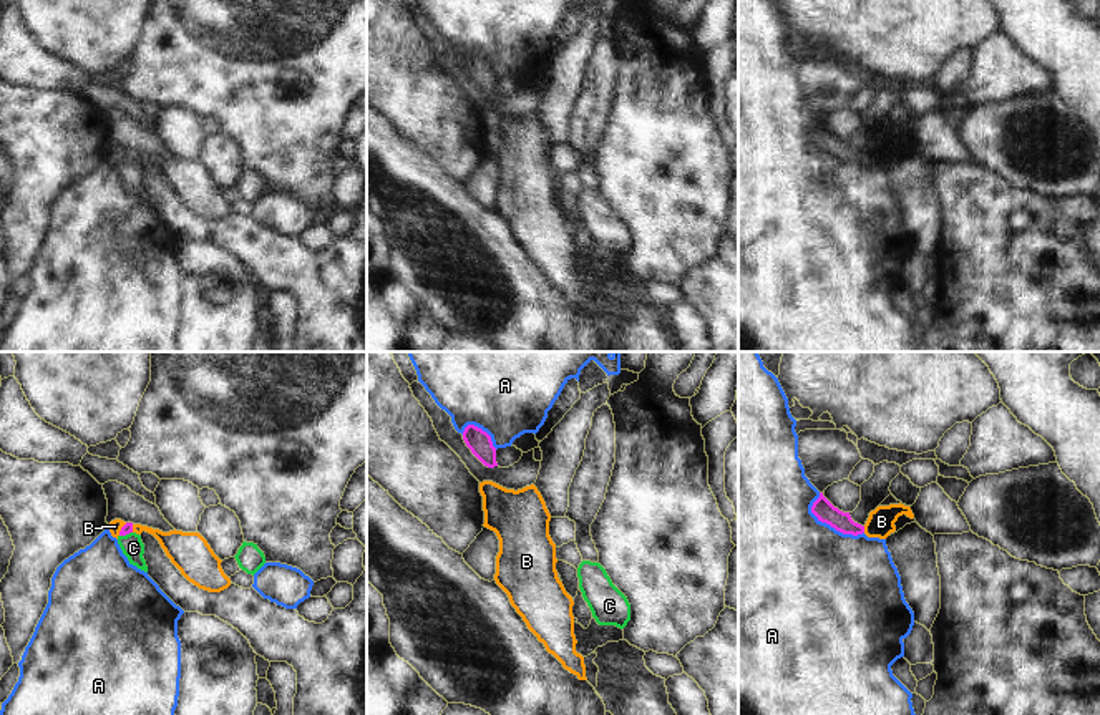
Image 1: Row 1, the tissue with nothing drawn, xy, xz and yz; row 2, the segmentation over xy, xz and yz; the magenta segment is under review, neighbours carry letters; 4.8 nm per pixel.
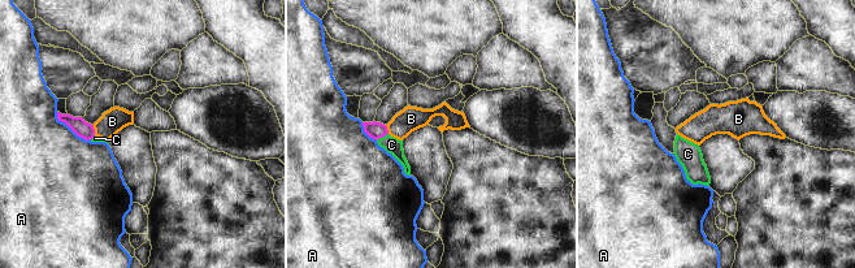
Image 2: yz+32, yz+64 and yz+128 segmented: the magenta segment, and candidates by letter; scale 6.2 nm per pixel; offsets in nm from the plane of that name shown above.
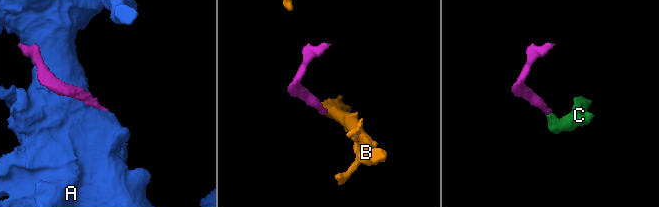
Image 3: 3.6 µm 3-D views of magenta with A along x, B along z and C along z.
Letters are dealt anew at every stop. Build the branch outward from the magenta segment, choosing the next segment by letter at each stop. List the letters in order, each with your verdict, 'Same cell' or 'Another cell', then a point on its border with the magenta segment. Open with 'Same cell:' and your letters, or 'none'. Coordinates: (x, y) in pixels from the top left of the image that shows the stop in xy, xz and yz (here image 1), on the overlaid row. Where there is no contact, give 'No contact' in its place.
Same cell: C
A: Another cell. Touches magenta at yz (828, 523)
B: Another cell. Touches magenta at yz (863, 530)
C: Same cell. Touches magenta at xy (125, 535)

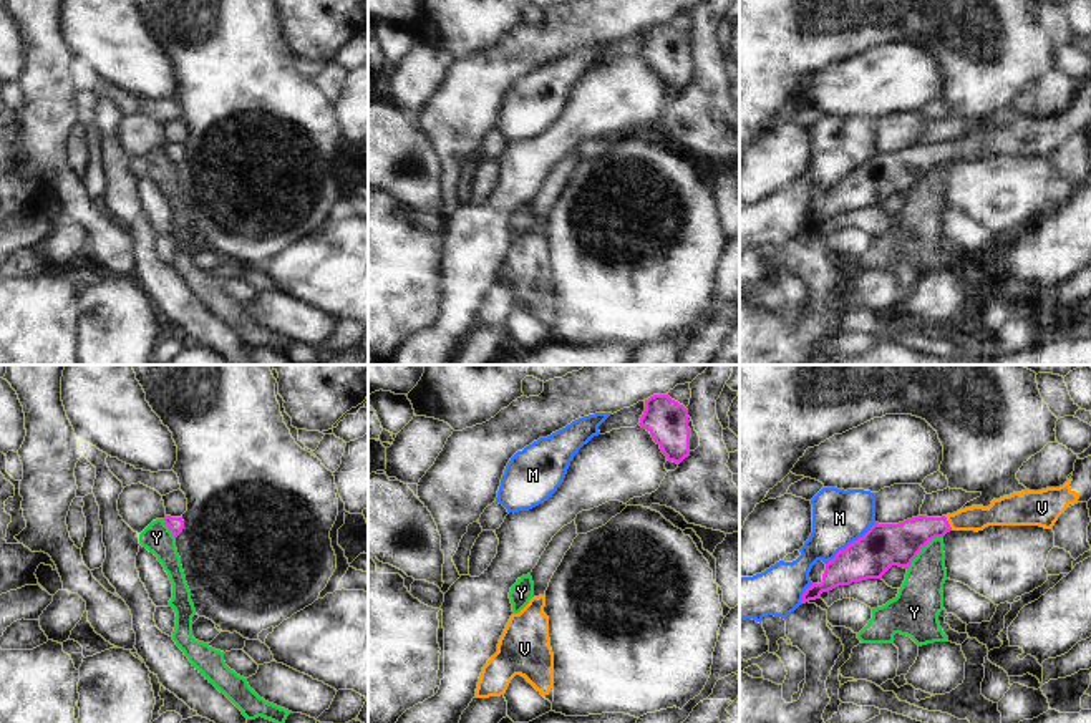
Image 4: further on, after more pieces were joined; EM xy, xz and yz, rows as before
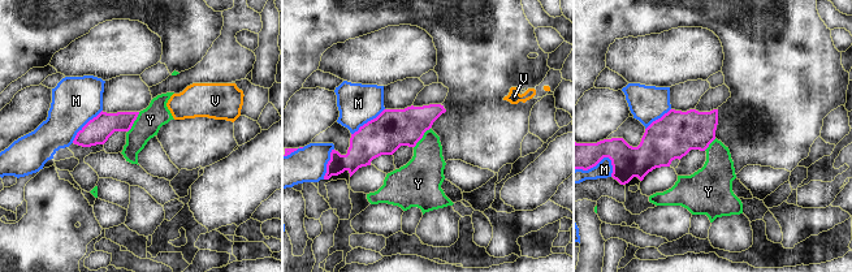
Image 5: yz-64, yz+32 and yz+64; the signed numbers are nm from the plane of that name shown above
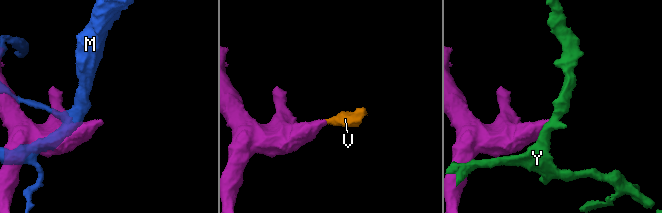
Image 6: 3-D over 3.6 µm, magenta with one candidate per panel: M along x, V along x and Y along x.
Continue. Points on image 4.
Same cell: V
M: Another cell. Touches magenta at yz (851, 543)
V: Same cell. Touches magenta at yz (947, 523)
Y: Another cell. Touches magenta at yz (921, 549)

